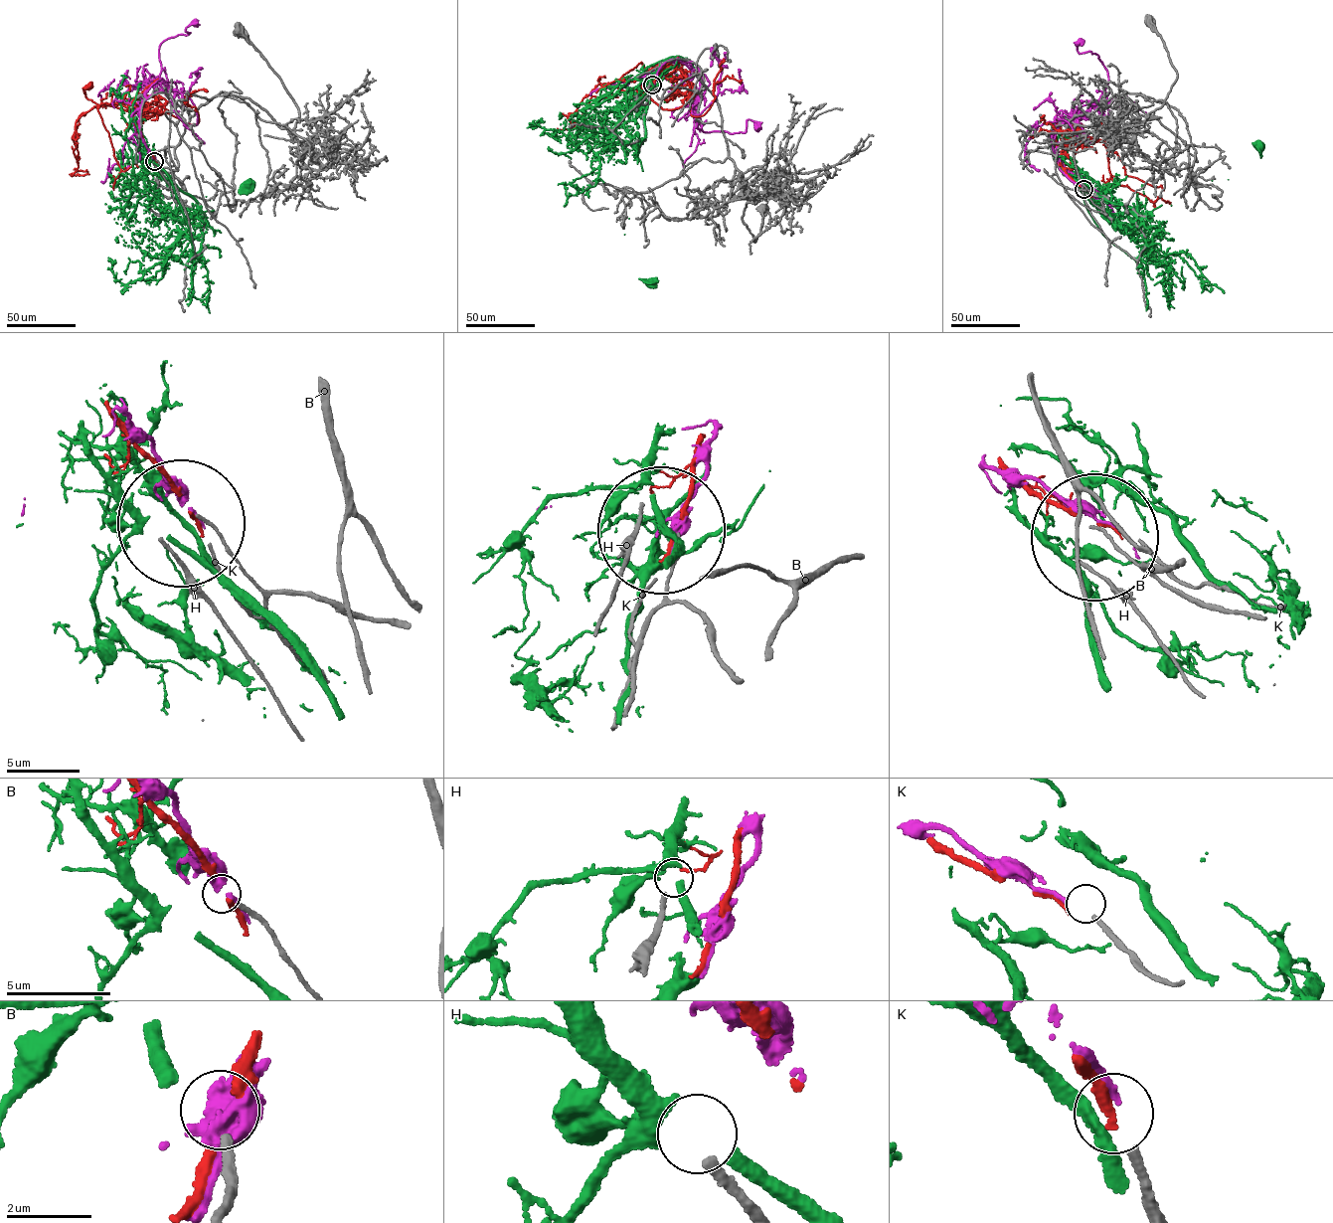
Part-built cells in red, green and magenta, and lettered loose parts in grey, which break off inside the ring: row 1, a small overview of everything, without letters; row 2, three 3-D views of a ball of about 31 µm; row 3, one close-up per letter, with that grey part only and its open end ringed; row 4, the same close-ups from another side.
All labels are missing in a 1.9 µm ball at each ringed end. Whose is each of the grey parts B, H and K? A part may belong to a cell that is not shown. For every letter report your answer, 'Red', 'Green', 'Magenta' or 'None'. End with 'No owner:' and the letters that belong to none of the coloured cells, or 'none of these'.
B: None
H: Green
K: Magenta
No owner: B

